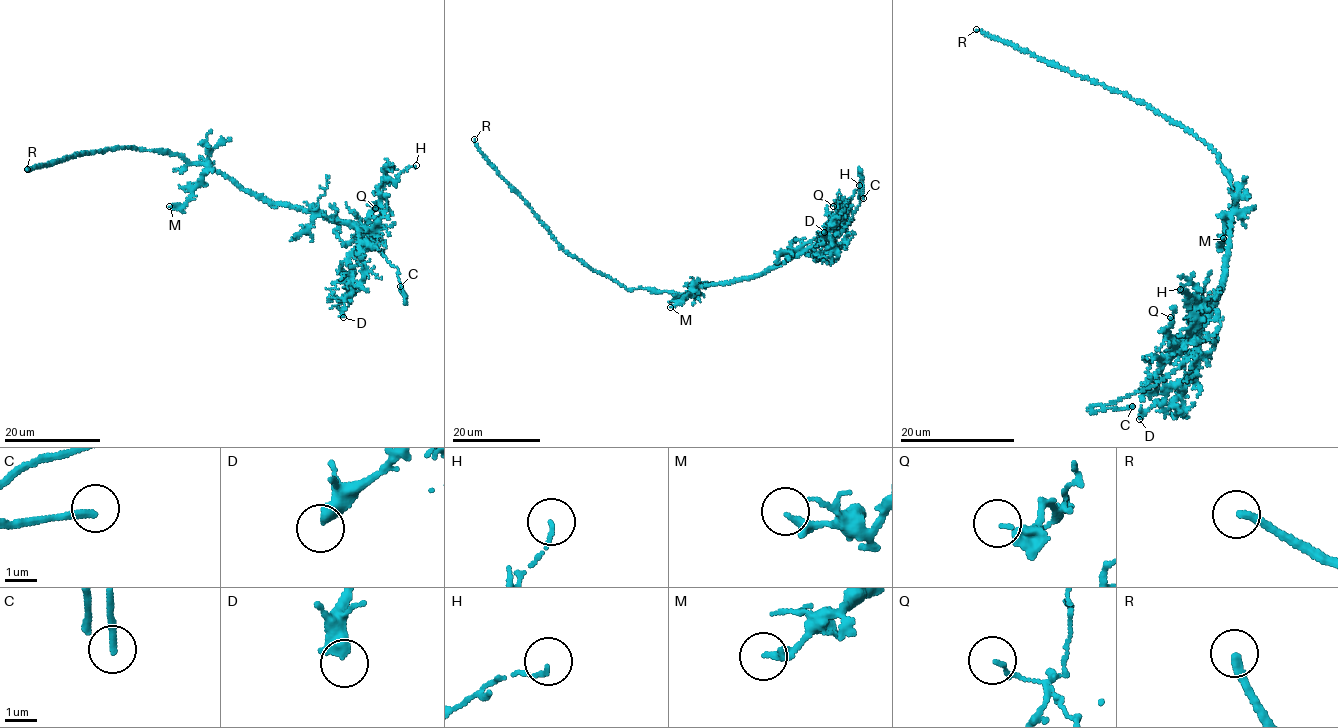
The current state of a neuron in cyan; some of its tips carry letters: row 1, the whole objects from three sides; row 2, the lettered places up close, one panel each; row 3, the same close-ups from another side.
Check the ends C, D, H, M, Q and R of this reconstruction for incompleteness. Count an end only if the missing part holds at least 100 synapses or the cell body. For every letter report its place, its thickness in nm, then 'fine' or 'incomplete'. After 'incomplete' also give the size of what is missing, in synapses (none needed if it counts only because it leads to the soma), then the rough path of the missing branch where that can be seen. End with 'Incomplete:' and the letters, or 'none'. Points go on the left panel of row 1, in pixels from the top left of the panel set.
C: at (400, 286); 240 nm thick; fine
D: at (343, 317); 480 nm thick; fine
H: at (416, 165); 110 nm thick; fine
M: at (169, 206); 280 nm thick; fine
Q: at (375, 208); 110 nm thick; fine
R: at (27, 169); 280 nm thick; incomplete; about 150 synapses
Incomplete: R

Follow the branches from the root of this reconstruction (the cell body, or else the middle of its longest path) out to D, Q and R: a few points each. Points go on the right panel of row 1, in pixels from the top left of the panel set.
D: (1236, 211), (1225, 258), (1223, 287), (1197, 340), (1196, 371), (1169, 391), (1165, 402), (1139, 419)
Q: (1236, 211), (1225, 258), (1223, 287), (1210, 317), (1189, 336), (1177, 339), (1166, 330), (1172, 324), (1170, 317)
R: (1236, 211), (1226, 171), (1203, 140), (1187, 129), (1120, 92), (1049, 64), (976, 29)

